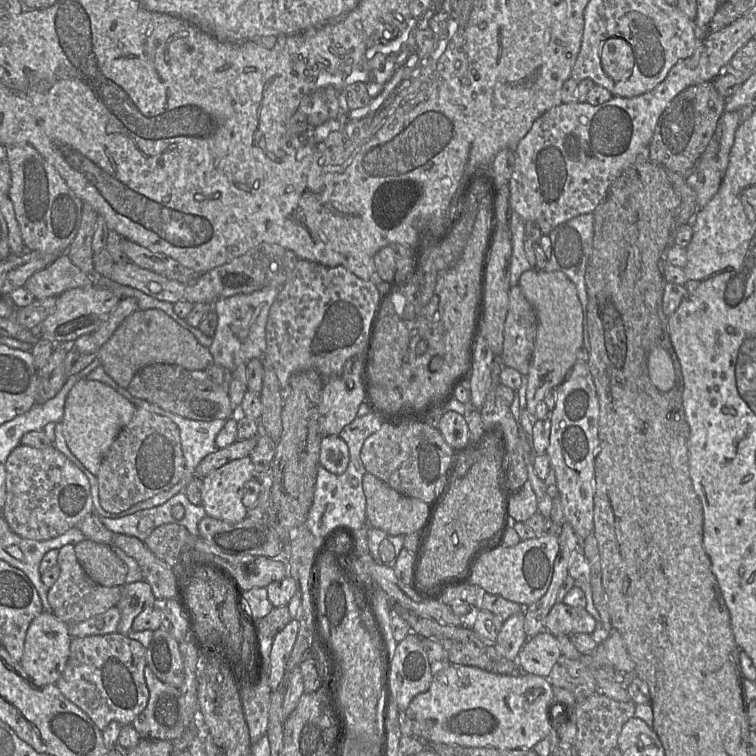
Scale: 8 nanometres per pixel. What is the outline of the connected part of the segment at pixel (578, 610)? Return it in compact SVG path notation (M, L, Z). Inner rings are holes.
M563 602L555 603L545 620L545 630L558 634L592 634L596 620L582 607L571 607Z

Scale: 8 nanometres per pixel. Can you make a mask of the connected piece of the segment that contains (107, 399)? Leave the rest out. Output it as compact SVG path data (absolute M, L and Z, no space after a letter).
M79 379L65 401L61 420L65 442L72 454L96 476L113 441L135 412L136 407L110 386L96 380Z

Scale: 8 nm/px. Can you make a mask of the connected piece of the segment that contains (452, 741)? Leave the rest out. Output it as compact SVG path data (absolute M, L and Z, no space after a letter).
M448 660L431 662L431 669L433 678L429 689L415 696L406 710L412 721L412 737L450 746L533 749L537 742L549 735L551 725L558 726L549 718L548 706L553 699L553 685L546 677L529 673L497 674L478 667L454 665Z

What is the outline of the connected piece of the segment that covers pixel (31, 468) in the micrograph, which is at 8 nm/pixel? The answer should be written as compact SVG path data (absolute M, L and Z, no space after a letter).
M20 444L5 462L6 501L2 516L15 534L44 541L55 538L93 511L86 475L53 445L34 448Z

